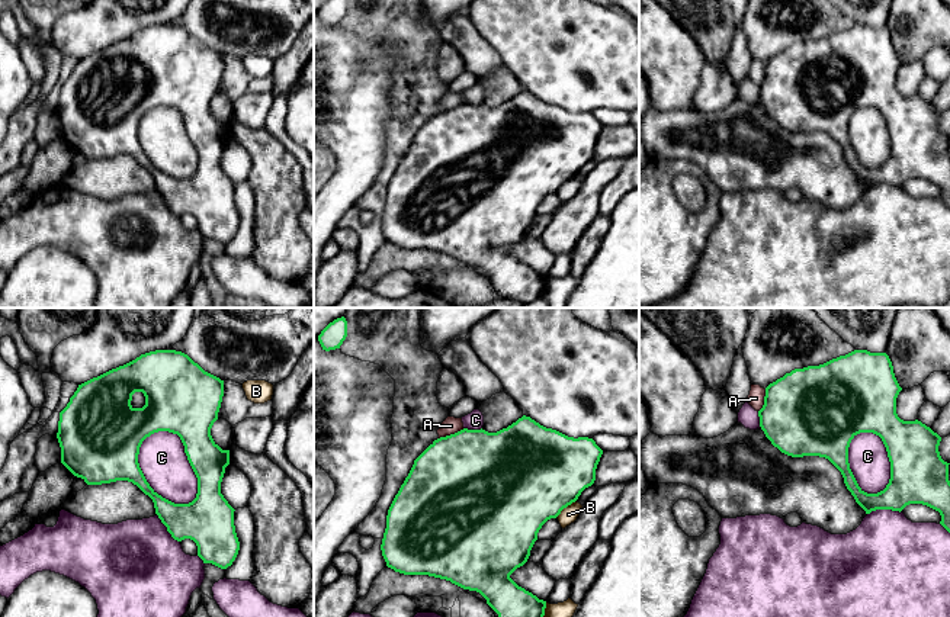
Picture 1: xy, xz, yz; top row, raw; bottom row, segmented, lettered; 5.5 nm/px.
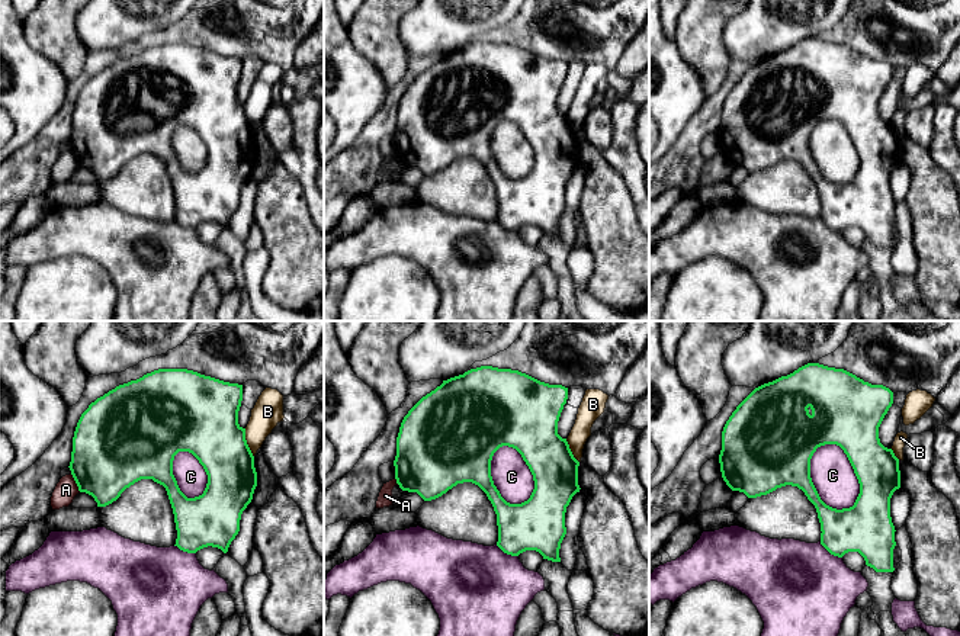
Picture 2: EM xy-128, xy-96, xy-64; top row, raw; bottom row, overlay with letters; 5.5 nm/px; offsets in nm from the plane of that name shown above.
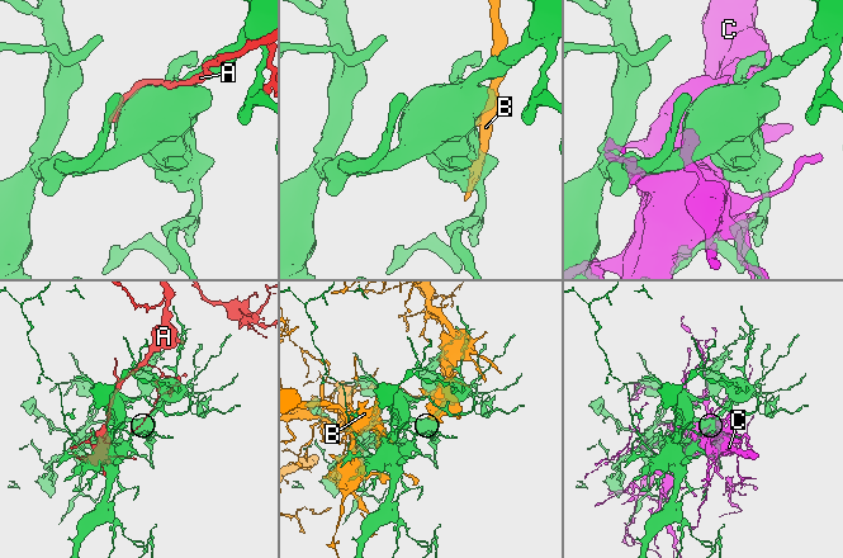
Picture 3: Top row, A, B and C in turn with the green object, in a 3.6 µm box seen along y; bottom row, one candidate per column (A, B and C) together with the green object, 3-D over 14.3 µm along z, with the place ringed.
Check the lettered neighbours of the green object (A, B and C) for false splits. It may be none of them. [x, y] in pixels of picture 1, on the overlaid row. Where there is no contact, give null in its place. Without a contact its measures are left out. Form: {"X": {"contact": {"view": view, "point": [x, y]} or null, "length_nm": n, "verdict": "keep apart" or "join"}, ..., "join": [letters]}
{"A": {"contact": {"view": "xz", "point": [451, 434]}, "length_nm": 160, "verdict": "keep apart"}, "B": {"contact": {"view": "xz", "point": [565, 507]}, "length_nm": 160, "verdict": "keep apart"}, "C": {"contact": {"view": "xy", "point": [186, 455]}, "length_nm": 440, "verdict": "keep apart"}, "join": []}

